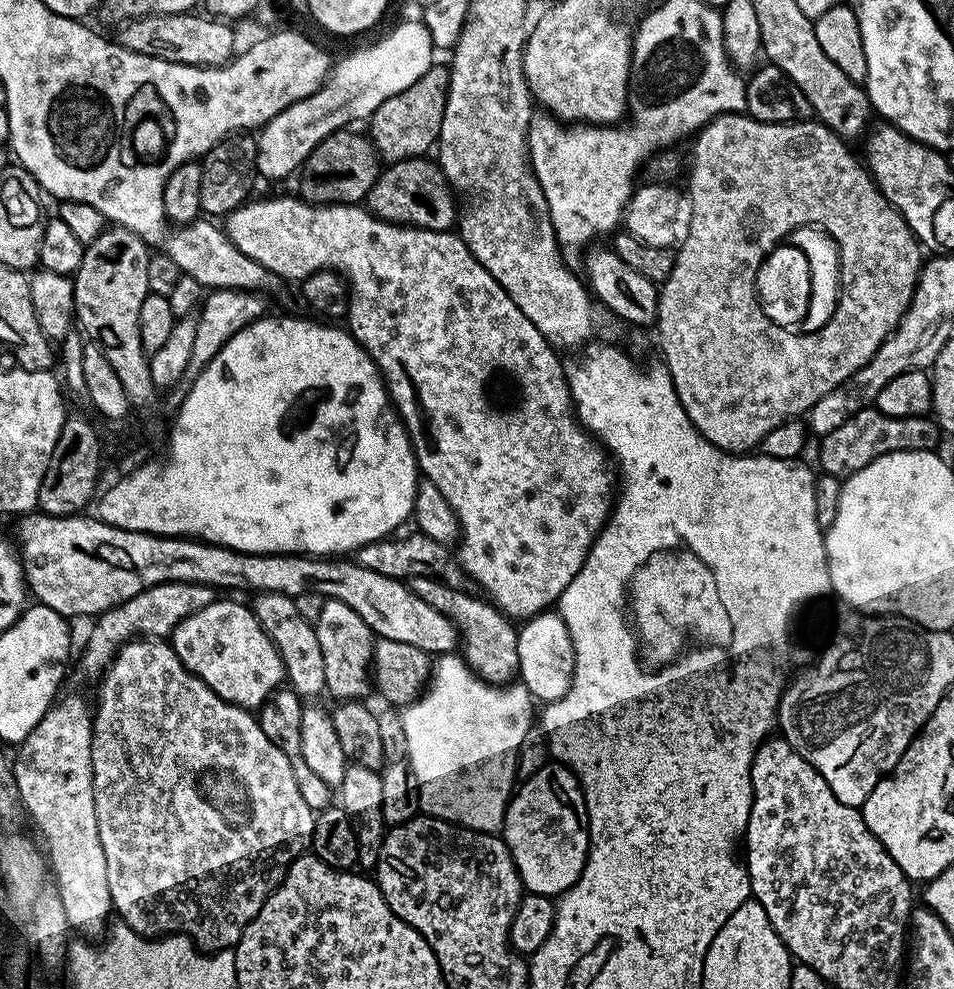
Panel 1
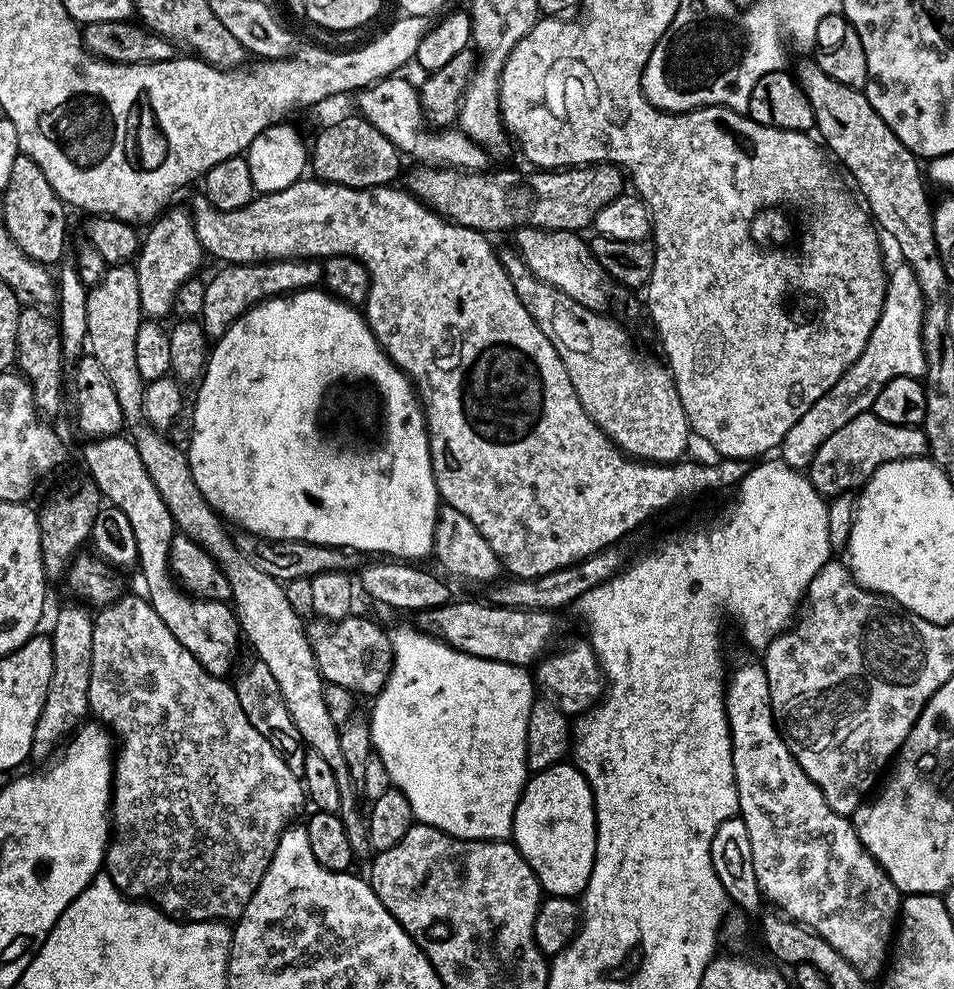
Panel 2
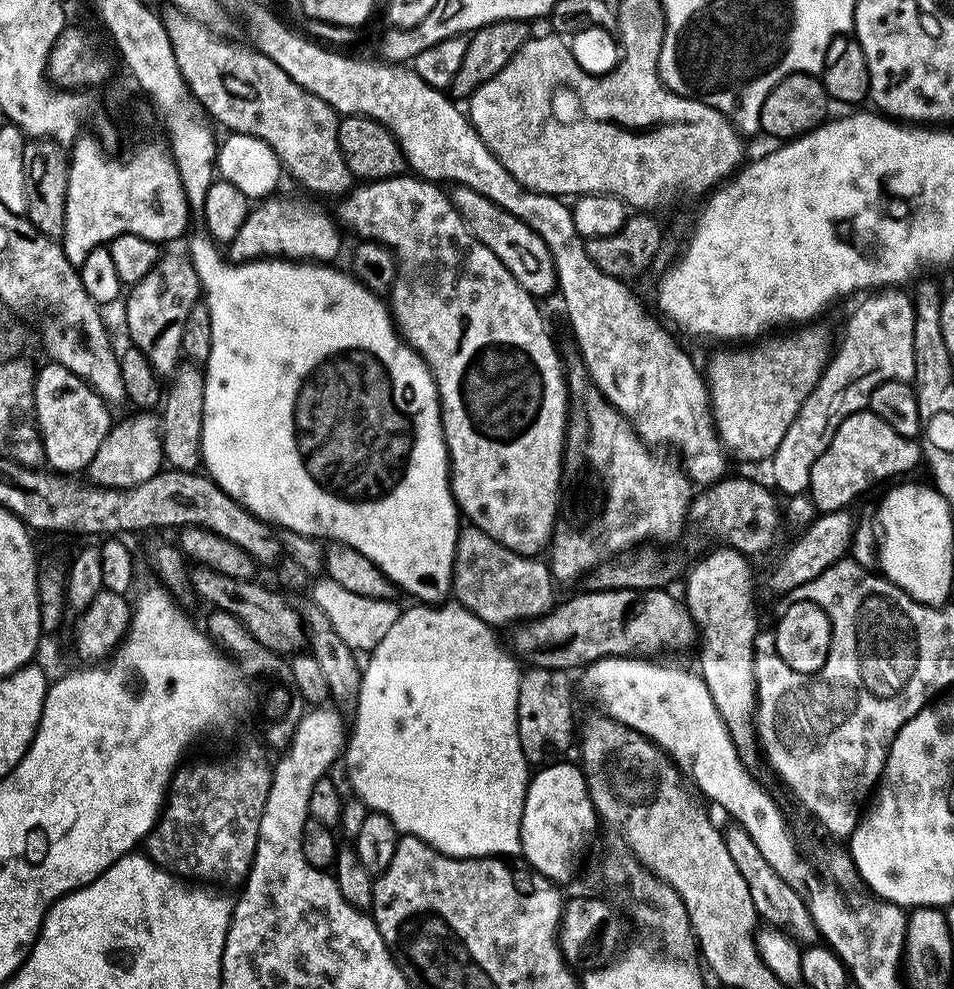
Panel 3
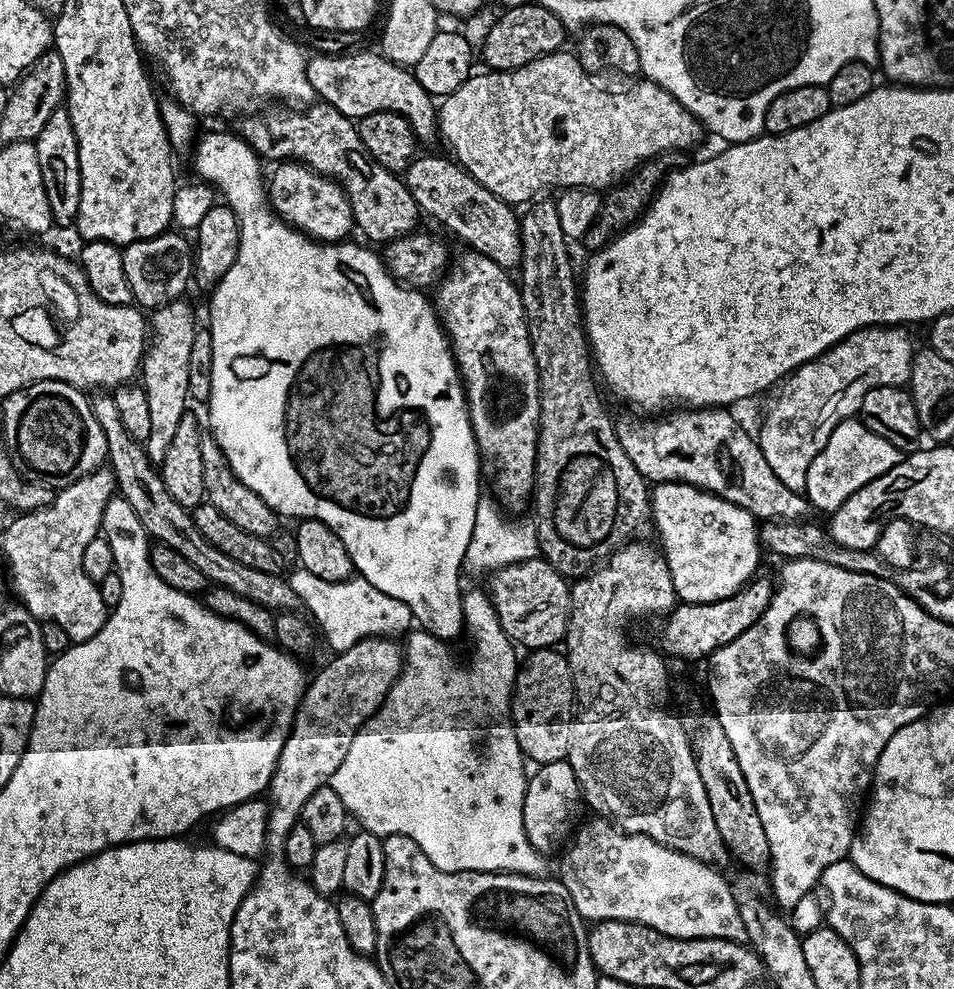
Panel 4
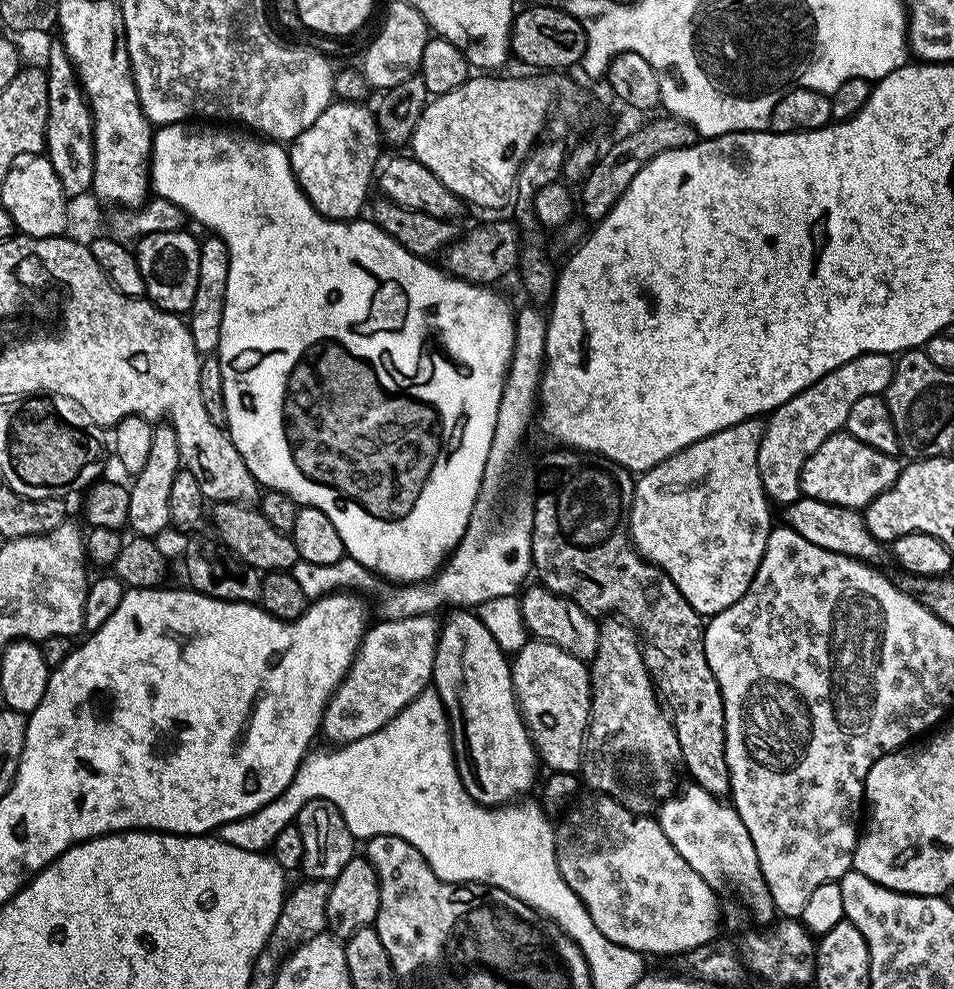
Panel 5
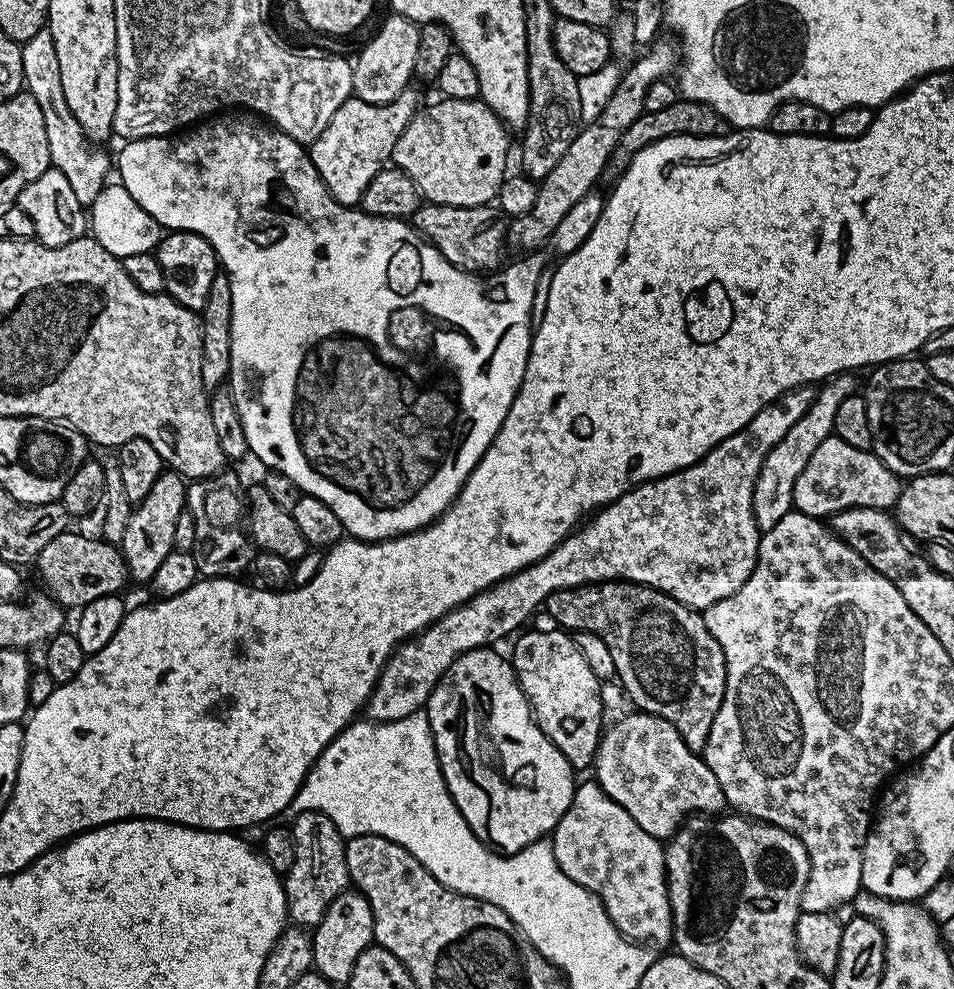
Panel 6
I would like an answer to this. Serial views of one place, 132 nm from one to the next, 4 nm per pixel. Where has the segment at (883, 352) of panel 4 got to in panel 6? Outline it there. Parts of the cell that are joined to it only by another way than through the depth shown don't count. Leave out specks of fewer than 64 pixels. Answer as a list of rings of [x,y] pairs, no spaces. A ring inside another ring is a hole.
[[[837,374],[823,385],[821,392],[817,391],[812,397],[812,405],[786,430],[786,436],[770,454],[766,454],[766,462],[762,462],[762,470],[758,474],[758,482],[754,482],[754,498],[752,499],[752,509],[754,518],[761,533],[766,533],[774,527],[781,518],[786,518],[786,514],[793,511],[792,499],[794,498],[794,482],[798,482],[798,474],[802,474],[802,469],[806,467],[806,462],[810,462],[814,450],[826,442],[828,436],[833,435],[834,414],[838,414],[838,406],[846,402],[848,396],[857,391],[856,380],[852,374]]]

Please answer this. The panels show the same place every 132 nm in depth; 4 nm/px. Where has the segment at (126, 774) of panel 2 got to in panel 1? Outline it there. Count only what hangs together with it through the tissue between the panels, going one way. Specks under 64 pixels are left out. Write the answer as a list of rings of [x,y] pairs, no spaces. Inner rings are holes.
[[[133,638],[128,643],[123,644],[103,673],[103,680],[104,685],[100,688],[100,705],[95,705],[92,722],[92,773],[94,774],[94,810],[98,814],[98,838],[102,838],[102,850],[106,850],[106,878],[110,881],[110,898],[115,915],[119,917],[123,924],[130,926],[130,930],[137,932],[139,936],[149,938],[159,938],[165,934],[189,936],[192,943],[205,953],[219,952],[221,948],[235,949],[236,944],[240,941],[240,935],[244,933],[248,923],[258,914],[258,910],[262,910],[262,906],[269,896],[275,892],[293,860],[301,855],[312,842],[312,831],[316,821],[314,809],[306,806],[302,794],[298,794],[298,782],[294,782],[292,760],[285,752],[278,750],[278,746],[274,746],[274,742],[270,742],[270,738],[266,738],[266,734],[262,734],[259,719],[249,709],[240,708],[237,704],[226,702],[221,696],[214,694],[214,690],[210,690],[210,686],[206,686],[206,682],[202,682],[195,674],[186,670],[186,666],[178,658],[176,651],[172,649],[171,643],[165,642],[163,639]]]

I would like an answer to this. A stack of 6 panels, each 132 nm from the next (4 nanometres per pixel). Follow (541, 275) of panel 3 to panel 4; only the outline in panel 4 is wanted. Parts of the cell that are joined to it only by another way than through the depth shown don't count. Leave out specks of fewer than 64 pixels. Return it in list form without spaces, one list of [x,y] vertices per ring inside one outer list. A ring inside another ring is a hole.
[[[417,155],[412,164],[402,173],[404,185],[408,187],[410,194],[414,194],[414,202],[420,207],[421,213],[425,217],[433,216],[438,223],[444,224],[445,230],[453,232],[471,251],[481,252],[483,256],[498,262],[498,266],[506,270],[519,269],[524,251],[520,237],[520,221],[517,213],[512,213],[515,212],[513,205],[490,194],[490,190],[486,190],[486,186],[479,184],[465,168],[456,163],[455,159],[444,156]]]

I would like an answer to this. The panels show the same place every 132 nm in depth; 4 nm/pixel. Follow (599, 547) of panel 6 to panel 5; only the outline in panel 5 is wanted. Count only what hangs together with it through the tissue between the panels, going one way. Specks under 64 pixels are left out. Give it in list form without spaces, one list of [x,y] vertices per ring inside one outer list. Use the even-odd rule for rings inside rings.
[[[749,418],[738,422],[726,430],[716,432],[712,436],[694,442],[689,448],[684,448],[679,452],[678,455],[658,462],[648,472],[639,473],[638,479],[635,481],[632,490],[632,507],[627,509],[626,512],[628,535],[632,537],[632,544],[648,563],[655,564],[657,568],[662,569],[676,583],[682,598],[686,598],[686,602],[698,613],[715,614],[721,612],[724,608],[728,608],[734,602],[738,602],[742,598],[742,594],[746,594],[746,590],[750,586],[750,582],[764,557],[766,542],[774,527],[771,512],[773,509],[770,507],[768,495],[764,493],[762,478],[758,470],[758,450],[762,446],[764,426],[765,421],[760,418]],[[435,615],[381,619],[364,633],[360,649],[352,658],[348,673],[328,699],[322,721],[322,736],[336,746],[366,738],[374,730],[382,730],[403,708],[432,683],[432,667],[436,653],[438,620]]]

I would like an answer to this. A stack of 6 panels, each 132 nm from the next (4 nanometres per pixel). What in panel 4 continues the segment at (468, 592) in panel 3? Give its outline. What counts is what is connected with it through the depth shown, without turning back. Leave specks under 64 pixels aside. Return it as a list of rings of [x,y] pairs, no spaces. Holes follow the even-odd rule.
[[[543,557],[528,559],[519,564],[512,564],[501,570],[495,570],[489,577],[488,595],[492,600],[495,613],[498,614],[503,632],[512,642],[526,650],[536,651],[539,648],[550,648],[559,645],[568,632],[568,614],[572,611],[572,594],[570,584],[560,571],[550,566]]]

